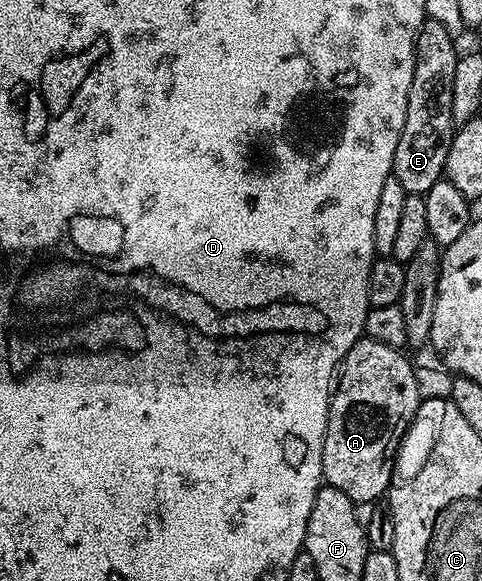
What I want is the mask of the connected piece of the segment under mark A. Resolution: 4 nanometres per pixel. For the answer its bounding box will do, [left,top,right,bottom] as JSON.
[322,336,422,503]

